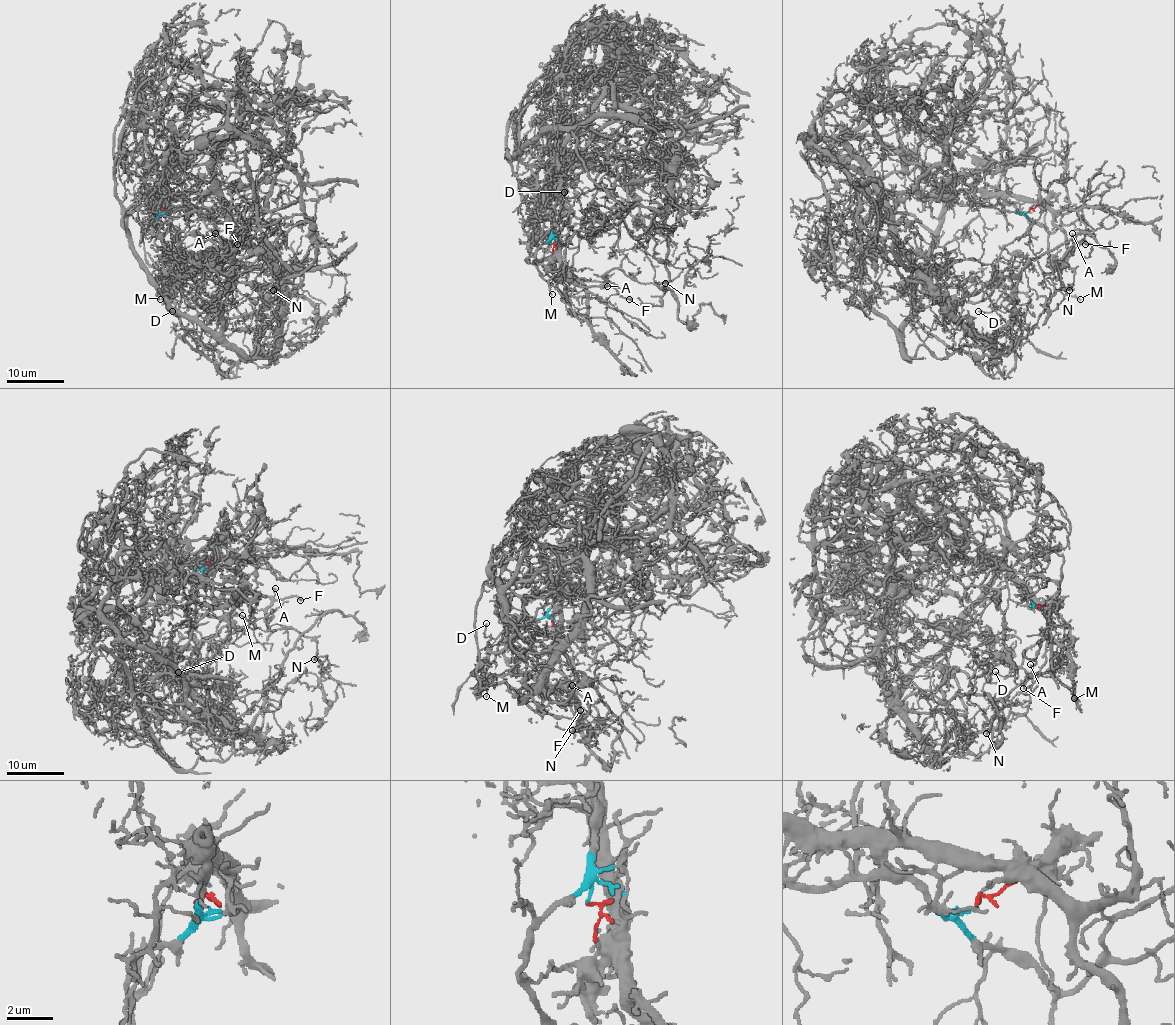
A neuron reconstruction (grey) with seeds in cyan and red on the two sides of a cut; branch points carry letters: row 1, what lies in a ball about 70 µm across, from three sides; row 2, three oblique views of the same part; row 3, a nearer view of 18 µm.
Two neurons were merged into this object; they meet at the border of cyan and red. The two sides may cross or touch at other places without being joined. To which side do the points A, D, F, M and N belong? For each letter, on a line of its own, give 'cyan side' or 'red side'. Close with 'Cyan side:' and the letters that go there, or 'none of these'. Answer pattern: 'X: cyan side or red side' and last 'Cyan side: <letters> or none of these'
A: red side
D: cyan side
F: red side
M: red side
N: red side
Cyan side: D

